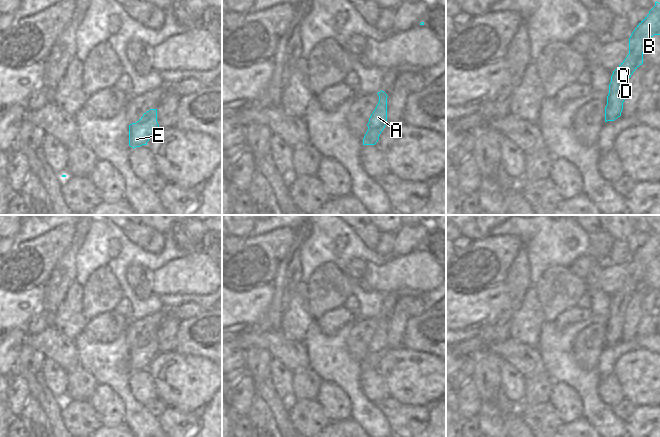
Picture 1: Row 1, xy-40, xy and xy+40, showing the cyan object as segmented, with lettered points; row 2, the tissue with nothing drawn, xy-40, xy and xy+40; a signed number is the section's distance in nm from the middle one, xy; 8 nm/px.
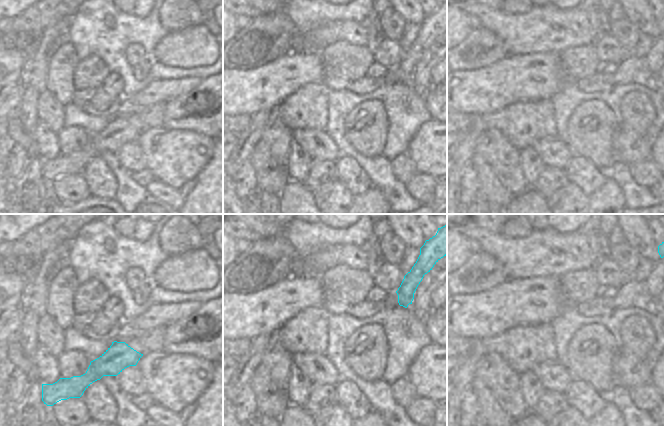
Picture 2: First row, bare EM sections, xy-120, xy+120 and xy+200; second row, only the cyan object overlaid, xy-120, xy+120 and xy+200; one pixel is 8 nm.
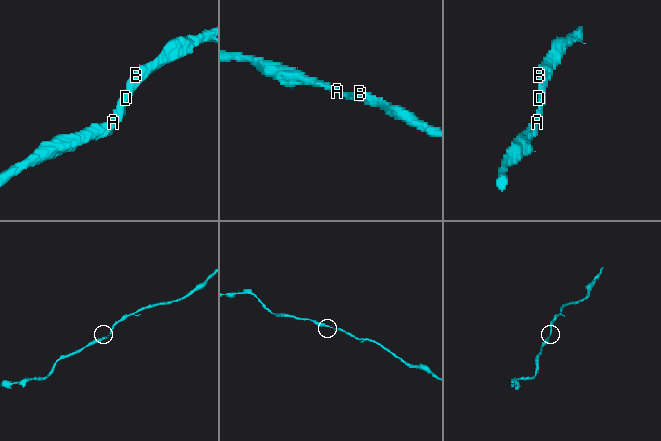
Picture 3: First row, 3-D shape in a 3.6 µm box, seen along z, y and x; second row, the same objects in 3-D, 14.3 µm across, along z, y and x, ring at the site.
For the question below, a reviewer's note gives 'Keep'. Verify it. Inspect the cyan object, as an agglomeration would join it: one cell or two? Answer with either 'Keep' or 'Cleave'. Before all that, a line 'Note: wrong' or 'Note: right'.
Note: right
Keep.

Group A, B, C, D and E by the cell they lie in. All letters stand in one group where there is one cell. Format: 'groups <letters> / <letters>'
groups A B C D E

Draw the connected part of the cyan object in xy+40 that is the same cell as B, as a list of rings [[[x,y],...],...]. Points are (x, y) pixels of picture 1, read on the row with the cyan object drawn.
[[[657,1],[632,32],[629,38],[629,54],[613,71],[605,107],[605,122],[614,121],[621,116],[627,82],[633,72],[643,64],[645,46],[654,35],[660,35],[660,3]]]

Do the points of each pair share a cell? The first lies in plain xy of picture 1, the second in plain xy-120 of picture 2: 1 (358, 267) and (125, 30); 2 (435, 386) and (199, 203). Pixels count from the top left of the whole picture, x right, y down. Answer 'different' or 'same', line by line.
1: different
2: different

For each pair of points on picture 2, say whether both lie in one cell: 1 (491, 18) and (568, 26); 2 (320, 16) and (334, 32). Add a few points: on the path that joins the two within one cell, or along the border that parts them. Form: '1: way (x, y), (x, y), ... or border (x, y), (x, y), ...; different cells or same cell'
1: way (510, 23), (549, 23); same cell
2: border (349, 19), (339, 19), (323, 23), (305, 34); different cells

